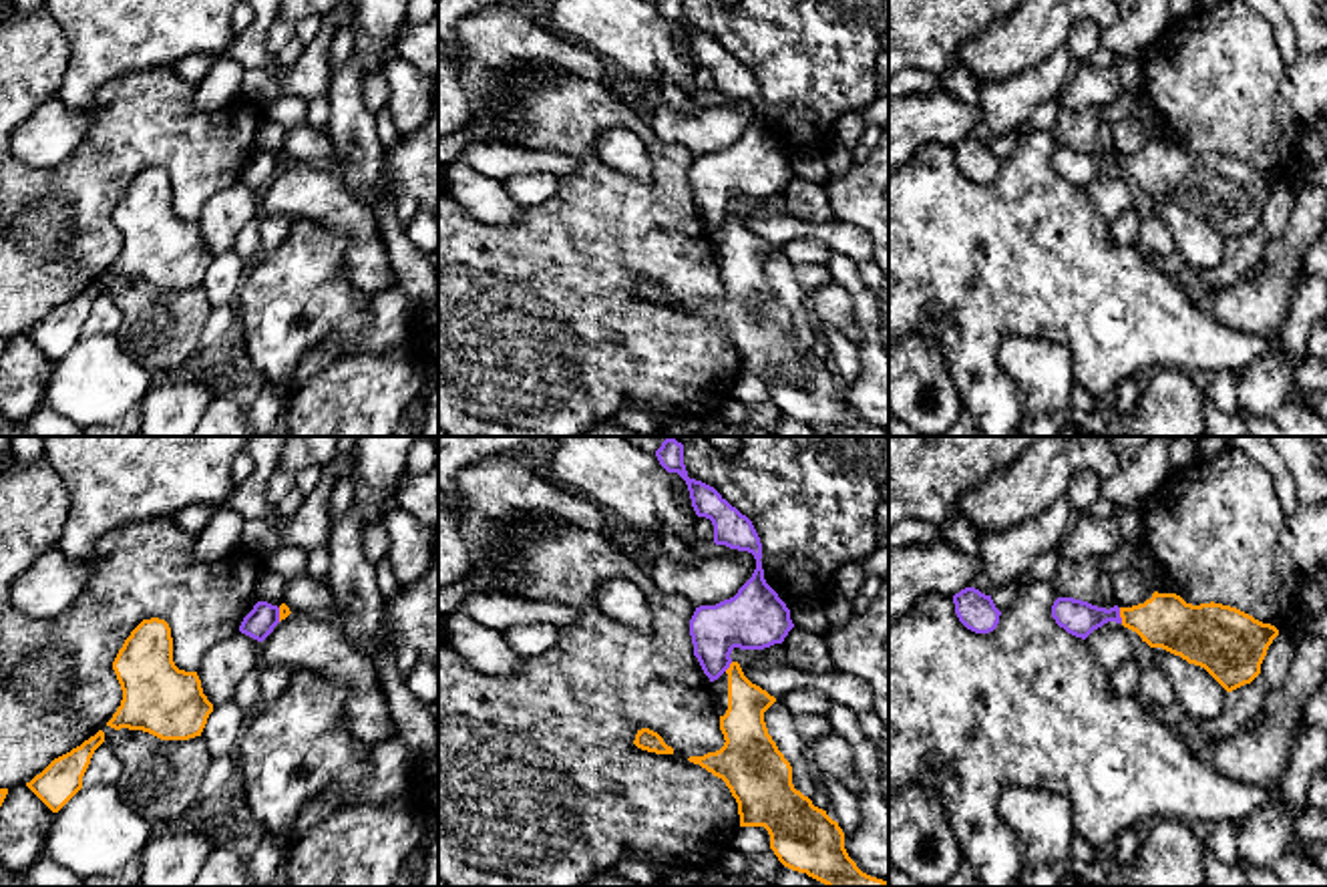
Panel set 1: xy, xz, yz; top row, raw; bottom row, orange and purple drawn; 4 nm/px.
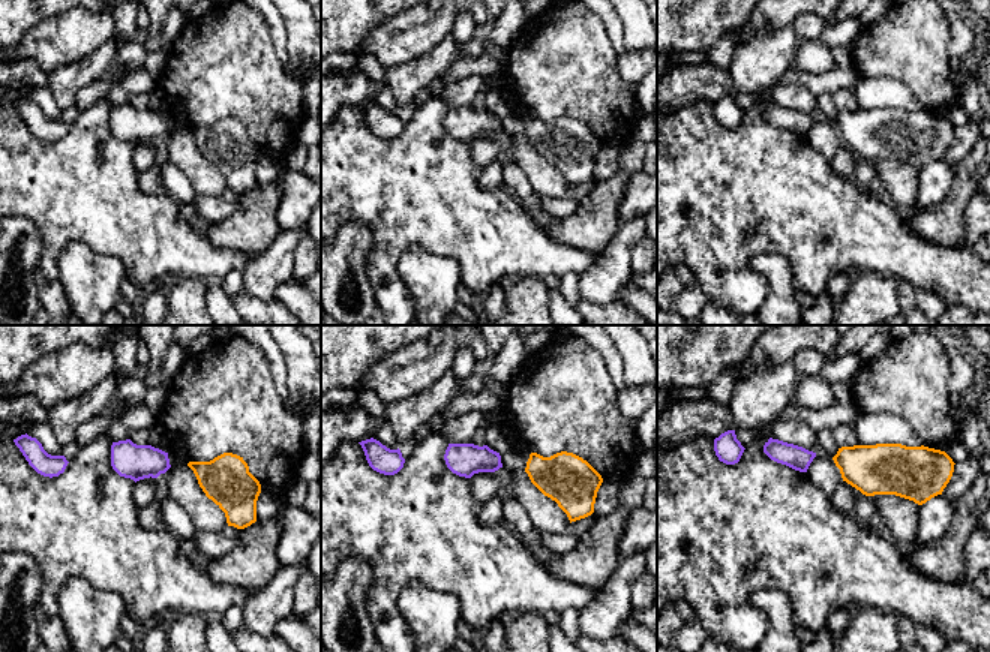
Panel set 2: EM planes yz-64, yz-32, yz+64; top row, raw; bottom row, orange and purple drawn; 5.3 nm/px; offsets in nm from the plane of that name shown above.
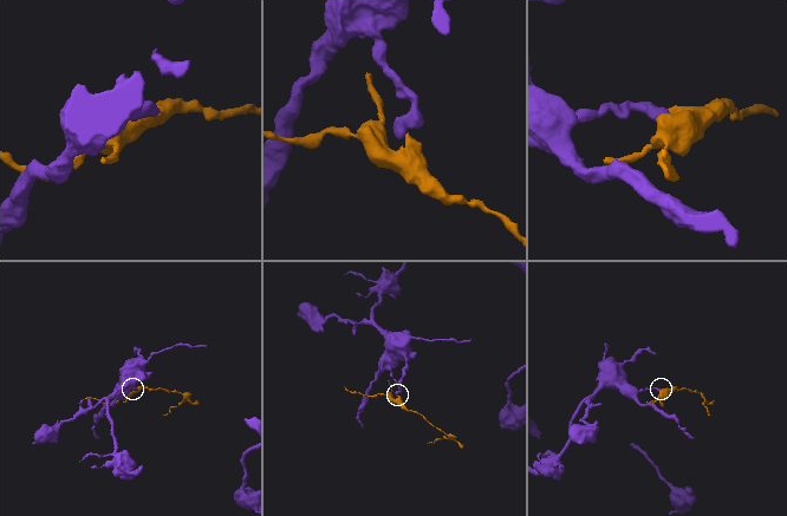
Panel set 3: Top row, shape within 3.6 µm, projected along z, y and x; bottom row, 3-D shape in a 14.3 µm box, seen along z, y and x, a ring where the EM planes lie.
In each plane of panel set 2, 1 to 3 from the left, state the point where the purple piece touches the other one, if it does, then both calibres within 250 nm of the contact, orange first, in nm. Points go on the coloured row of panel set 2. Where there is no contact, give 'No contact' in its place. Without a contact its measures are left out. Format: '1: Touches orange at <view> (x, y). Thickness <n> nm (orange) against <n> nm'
1: No contact
2: No contact
3: No contact

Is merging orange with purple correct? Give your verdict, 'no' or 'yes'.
no

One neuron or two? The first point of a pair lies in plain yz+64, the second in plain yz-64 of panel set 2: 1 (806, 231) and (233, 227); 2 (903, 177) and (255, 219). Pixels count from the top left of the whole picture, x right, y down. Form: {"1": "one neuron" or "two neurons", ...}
{"1": "two neurons", "2": "two neurons"}

